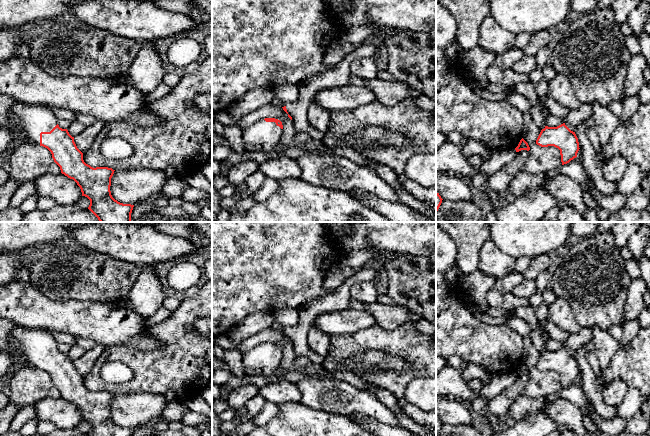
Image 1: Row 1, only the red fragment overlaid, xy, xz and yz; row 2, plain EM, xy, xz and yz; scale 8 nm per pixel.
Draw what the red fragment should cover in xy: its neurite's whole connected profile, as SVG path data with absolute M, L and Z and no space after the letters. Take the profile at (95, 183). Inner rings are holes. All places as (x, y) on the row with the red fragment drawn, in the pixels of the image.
M16 101L9 114L18 117L28 138L47 148L61 173L73 179L80 187L82 196L90 200L88 209L100 222L131 222L134 205L115 200L110 191L112 168L93 168L83 160L74 137L57 124L53 111L45 105L30 105Z

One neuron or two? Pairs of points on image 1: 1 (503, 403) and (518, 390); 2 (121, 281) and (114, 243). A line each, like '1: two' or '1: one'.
1: one
2: two

